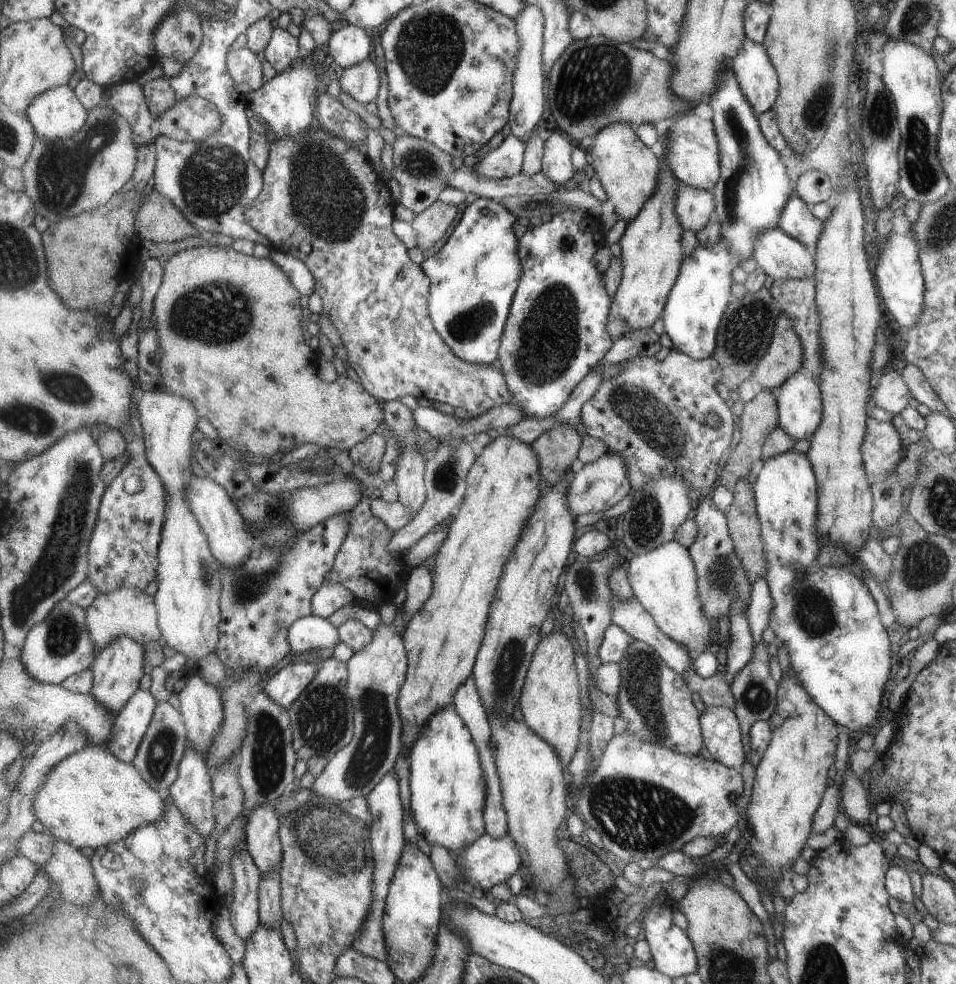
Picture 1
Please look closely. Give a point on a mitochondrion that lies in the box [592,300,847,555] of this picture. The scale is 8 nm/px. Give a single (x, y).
(639, 410)

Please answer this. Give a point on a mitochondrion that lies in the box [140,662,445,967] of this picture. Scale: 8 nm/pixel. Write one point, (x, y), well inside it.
(331, 840)

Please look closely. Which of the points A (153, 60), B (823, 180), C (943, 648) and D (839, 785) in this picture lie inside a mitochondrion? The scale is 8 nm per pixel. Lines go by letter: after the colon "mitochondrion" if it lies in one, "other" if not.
A: other
B: other
C: other
D: other

